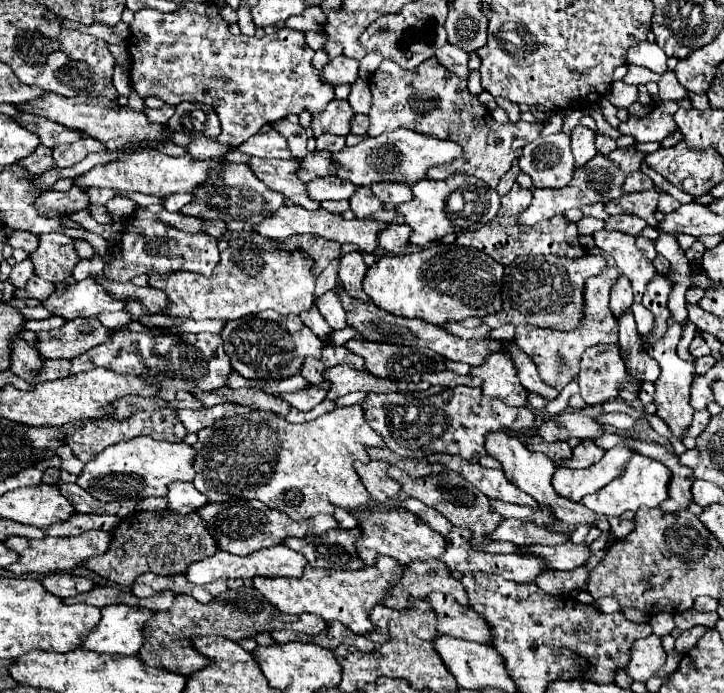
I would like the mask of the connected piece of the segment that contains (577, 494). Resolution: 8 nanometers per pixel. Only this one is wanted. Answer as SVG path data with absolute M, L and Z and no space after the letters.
M614 447L612 451L606 451L604 457L586 469L566 469L558 467L552 483L554 491L558 495L564 495L570 501L582 501L584 495L596 493L600 487L610 483L622 473L624 463L632 457L634 453L628 447Z

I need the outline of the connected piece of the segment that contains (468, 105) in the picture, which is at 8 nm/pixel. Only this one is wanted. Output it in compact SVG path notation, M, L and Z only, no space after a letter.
M436 57L420 63L416 71L404 71L394 61L384 59L370 77L368 87L372 93L368 137L404 127L416 133L442 135L442 139L450 139L462 147L462 157L452 159L442 167L430 167L430 171L426 171L426 179L446 179L452 173L468 173L496 189L500 177L514 163L514 151L524 147L528 141L534 141L542 131L542 125L526 121L498 125L478 97L466 89L466 83L456 75L450 75L450 71L446 71Z

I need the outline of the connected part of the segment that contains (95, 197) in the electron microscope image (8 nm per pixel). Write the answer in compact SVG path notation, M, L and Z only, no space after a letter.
M94 187L88 189L88 199L90 199L90 203L94 203L94 205L106 205L114 195L116 195L116 193L110 191L110 189L94 189Z

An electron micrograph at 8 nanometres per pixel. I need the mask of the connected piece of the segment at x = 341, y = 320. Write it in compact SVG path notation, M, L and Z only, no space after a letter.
M336 289L324 293L320 299L316 299L316 305L332 329L342 329L346 325L346 315L344 315L344 309L340 305Z

